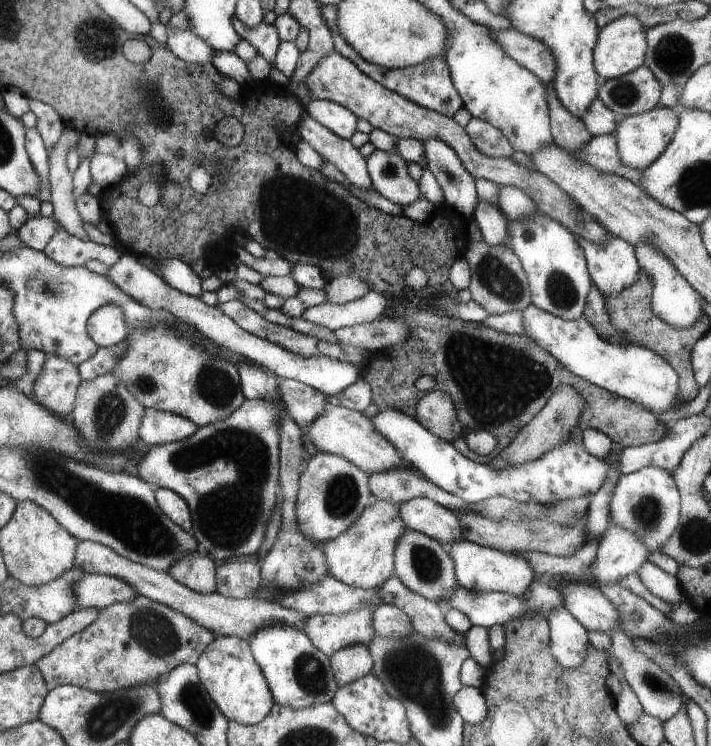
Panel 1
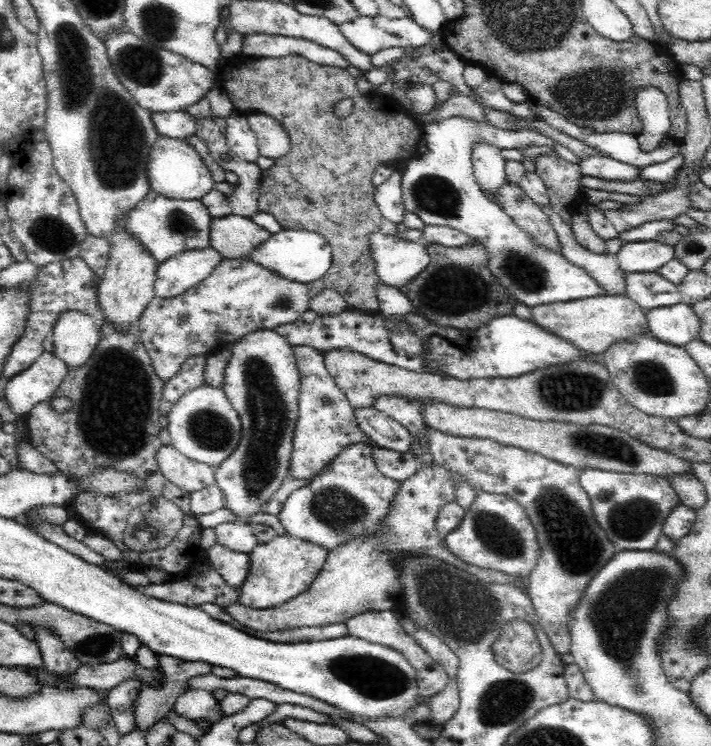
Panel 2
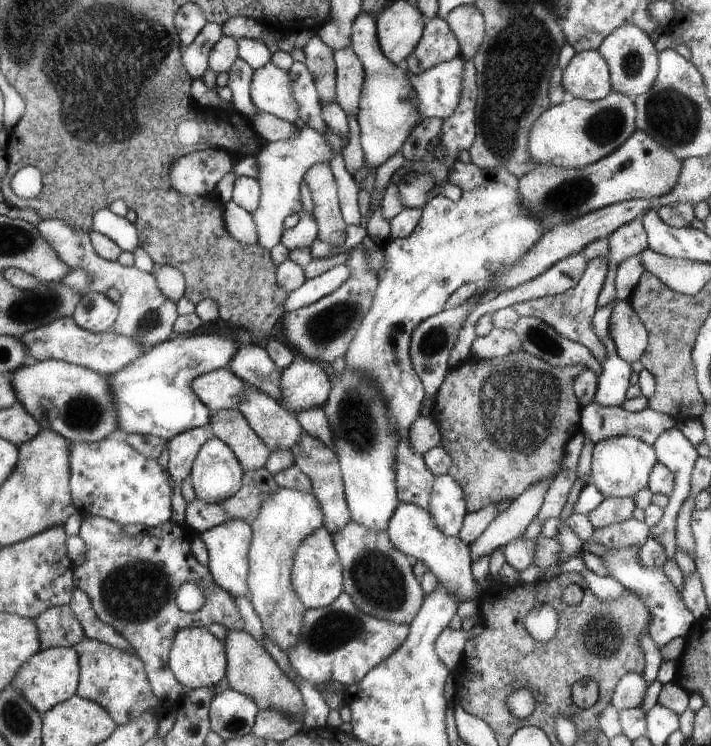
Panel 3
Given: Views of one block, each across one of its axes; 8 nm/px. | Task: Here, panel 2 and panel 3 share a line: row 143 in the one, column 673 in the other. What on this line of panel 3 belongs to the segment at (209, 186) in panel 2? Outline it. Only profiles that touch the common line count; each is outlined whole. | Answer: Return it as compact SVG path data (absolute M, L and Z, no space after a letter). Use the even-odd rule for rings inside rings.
M636 130L634 134L613 153L583 166L579 169L563 169L552 165L537 165L533 171L518 178L516 194L520 197L520 206L545 230L558 225L571 223L599 208L607 207L630 199L657 198L672 191L679 179L681 161L667 149L658 146L647 133Z

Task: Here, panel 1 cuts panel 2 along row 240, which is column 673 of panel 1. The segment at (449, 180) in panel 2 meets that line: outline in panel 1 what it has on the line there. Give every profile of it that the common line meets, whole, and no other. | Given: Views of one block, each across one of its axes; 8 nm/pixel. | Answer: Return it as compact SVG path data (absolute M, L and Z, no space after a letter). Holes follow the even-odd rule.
M641 467L638 468L636 471L621 475L614 484L614 489L612 490L610 501L608 504L608 524L609 521L612 521L615 525L623 527L627 529L629 532L635 533L635 536L644 543L646 546L647 552L652 553L653 551L659 551L658 549L661 548L667 542L667 539L672 535L672 532L676 530L677 524L679 524L680 518L680 493L678 492L678 488L676 487L675 478L672 476L668 470L659 468L659 467Z

